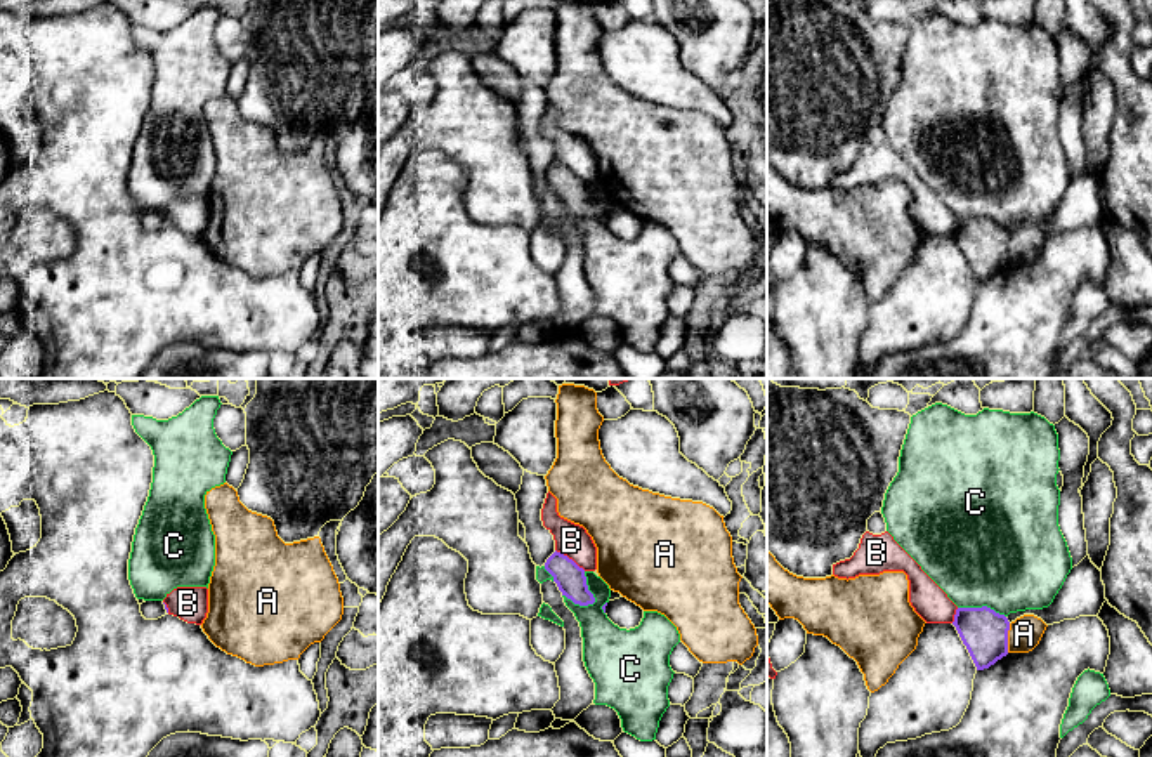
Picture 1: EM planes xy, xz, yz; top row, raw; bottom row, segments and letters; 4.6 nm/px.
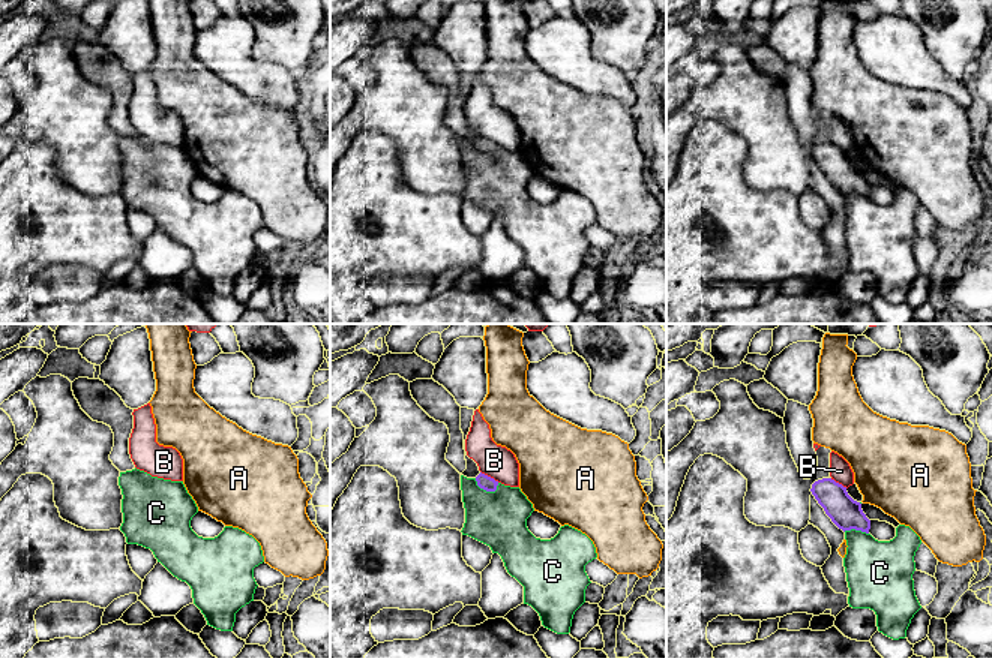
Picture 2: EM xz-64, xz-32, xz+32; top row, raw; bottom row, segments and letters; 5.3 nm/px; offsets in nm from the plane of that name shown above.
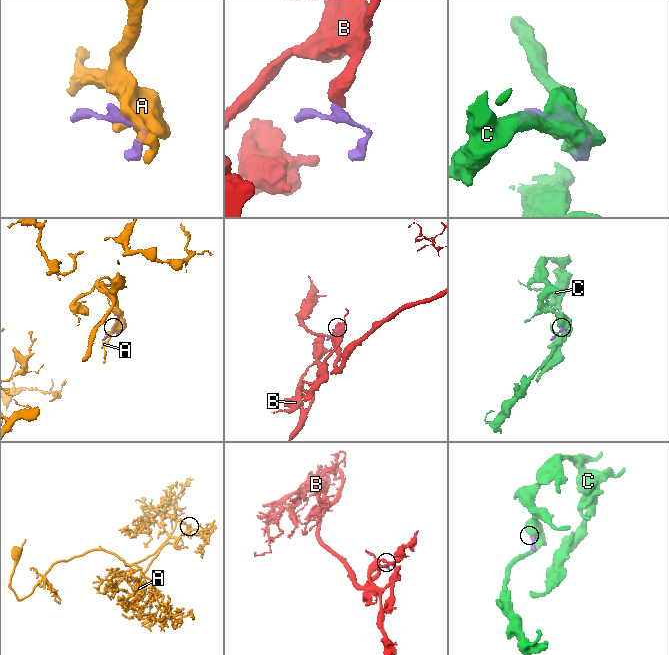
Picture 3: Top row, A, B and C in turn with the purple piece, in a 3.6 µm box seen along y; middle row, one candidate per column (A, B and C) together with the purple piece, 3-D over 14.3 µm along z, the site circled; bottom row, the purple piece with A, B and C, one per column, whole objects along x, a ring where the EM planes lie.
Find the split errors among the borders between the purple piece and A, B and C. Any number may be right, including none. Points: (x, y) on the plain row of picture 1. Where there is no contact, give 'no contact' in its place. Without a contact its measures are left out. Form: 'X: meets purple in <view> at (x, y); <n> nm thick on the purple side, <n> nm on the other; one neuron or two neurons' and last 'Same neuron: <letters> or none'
A: meets purple in yz at (1007, 249); 220 nm thick on the purple side, 150 nm on the other; two neurons
B: meets purple in xz at (571, 171); 140 nm thick on the purple side, 150 nm on the other; two neurons
C: meets purple in xz at (592, 205); 140 nm thick on the purple side, 220 nm on the other; two neurons
Same neuron: none

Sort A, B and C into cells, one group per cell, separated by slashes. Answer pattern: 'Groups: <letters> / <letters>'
Groups: A / B / C

